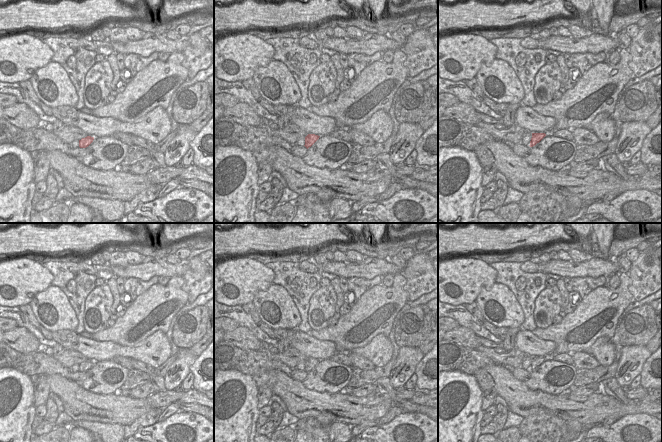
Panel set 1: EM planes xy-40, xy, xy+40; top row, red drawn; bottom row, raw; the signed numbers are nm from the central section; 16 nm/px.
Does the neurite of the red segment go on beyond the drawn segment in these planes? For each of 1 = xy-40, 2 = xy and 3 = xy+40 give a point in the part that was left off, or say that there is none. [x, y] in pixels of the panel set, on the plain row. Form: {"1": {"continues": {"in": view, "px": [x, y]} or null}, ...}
{"1": {"continues": null}, "2": {"continues": null}, "3": {"continues": null}}

